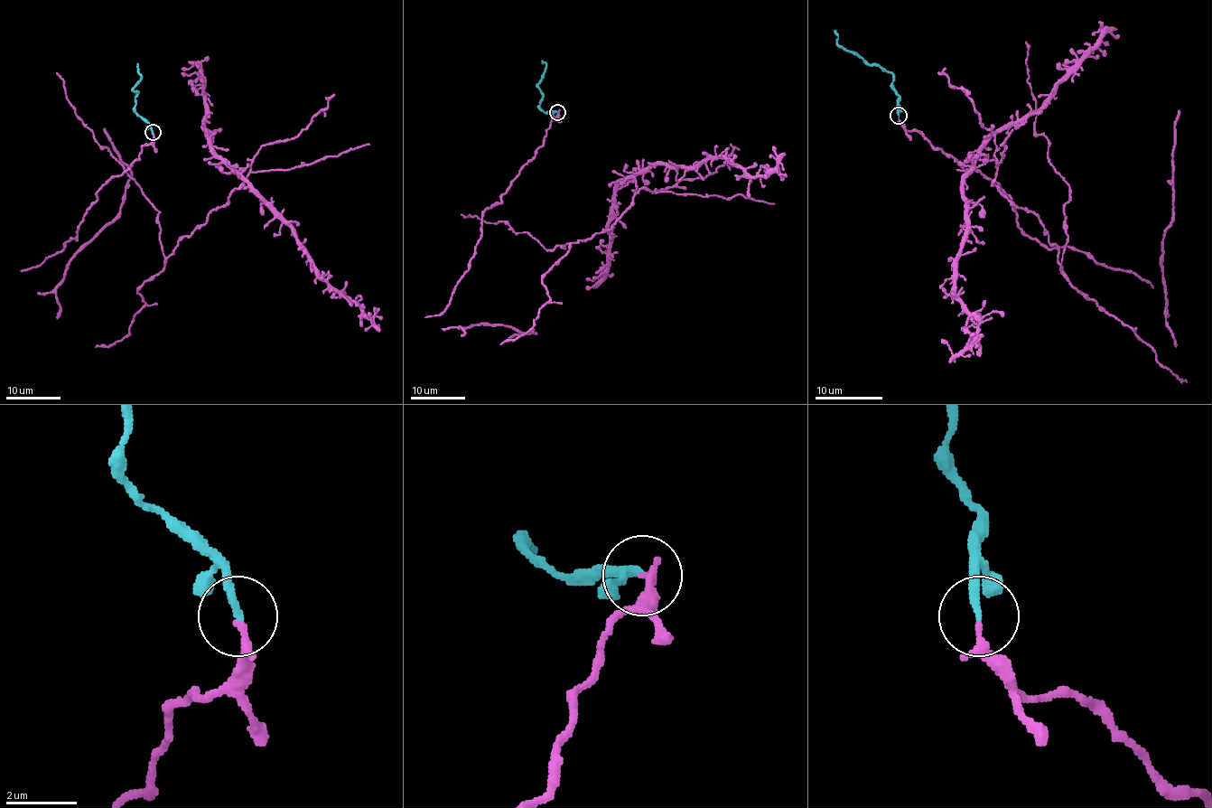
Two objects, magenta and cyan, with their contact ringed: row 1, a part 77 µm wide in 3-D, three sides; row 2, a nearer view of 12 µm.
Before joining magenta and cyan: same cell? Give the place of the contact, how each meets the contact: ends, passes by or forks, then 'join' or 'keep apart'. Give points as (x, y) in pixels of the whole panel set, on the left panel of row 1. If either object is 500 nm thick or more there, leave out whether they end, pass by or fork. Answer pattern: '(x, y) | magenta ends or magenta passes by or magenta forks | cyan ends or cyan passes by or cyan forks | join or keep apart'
(153, 132) | magenta passes by | cyan ends | join

